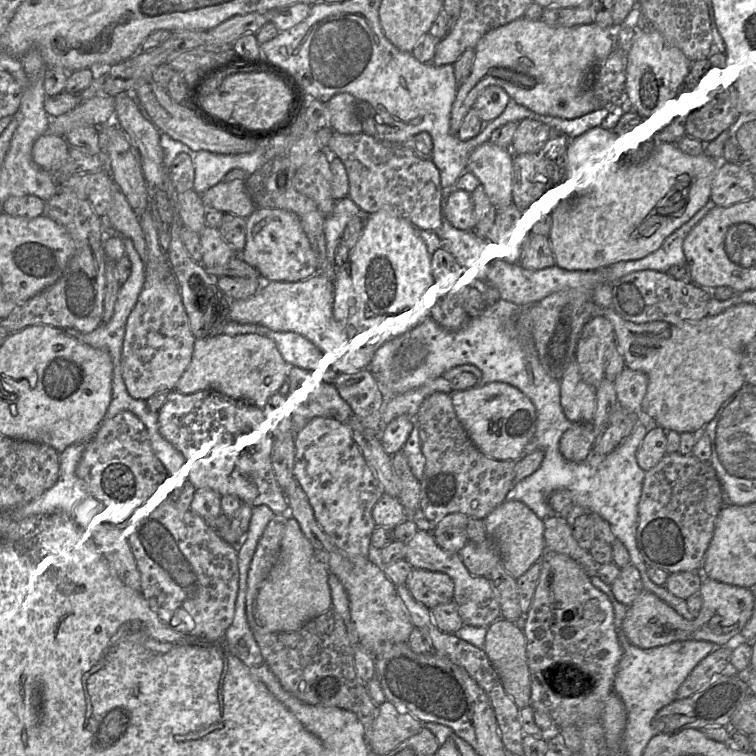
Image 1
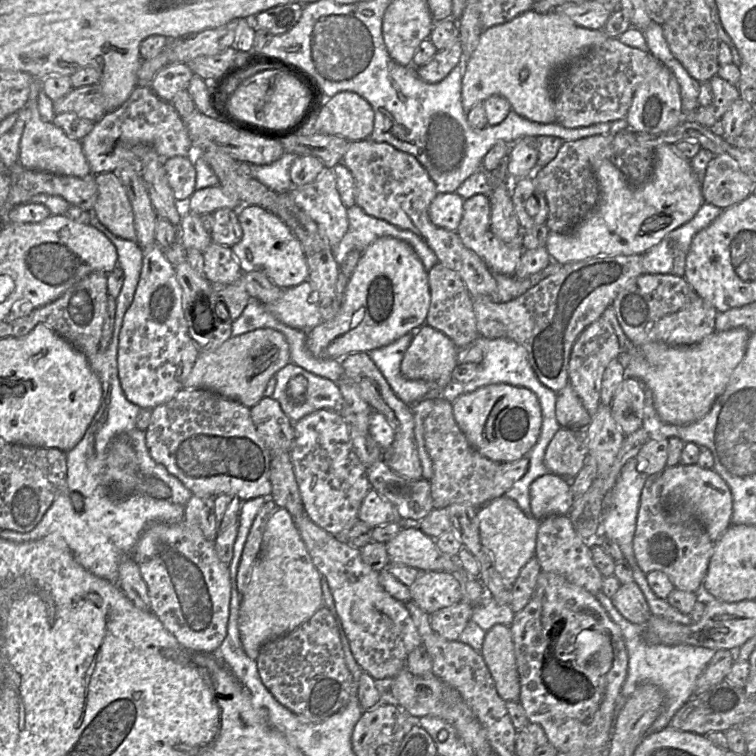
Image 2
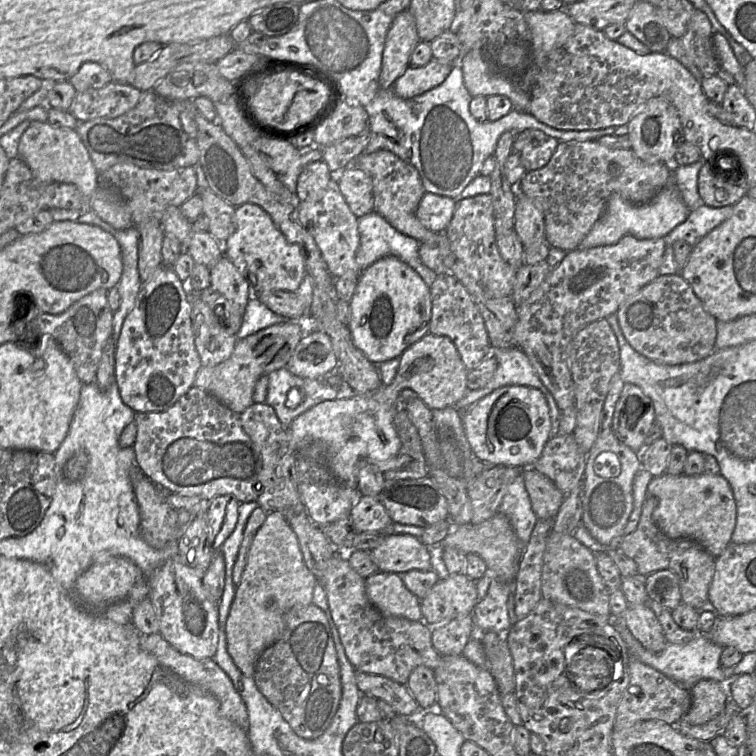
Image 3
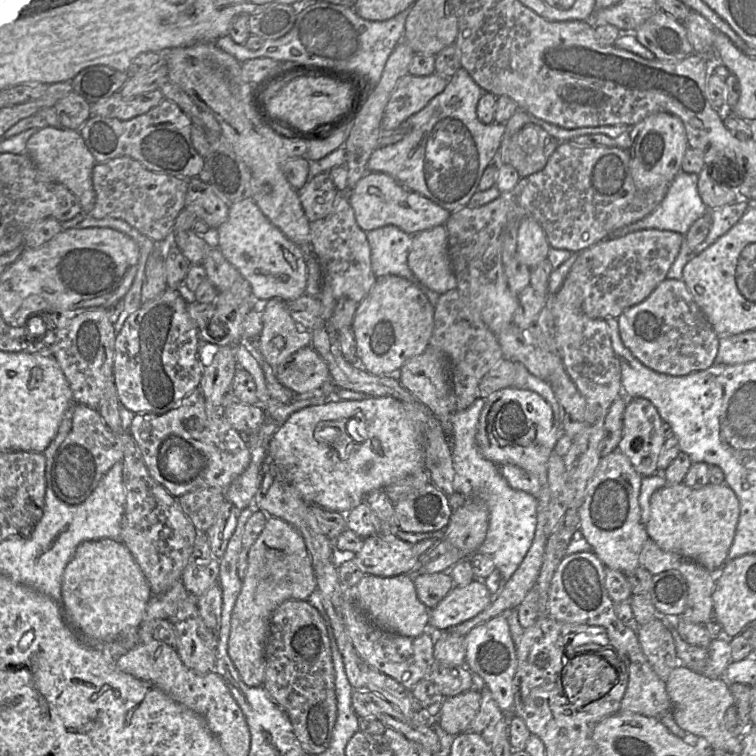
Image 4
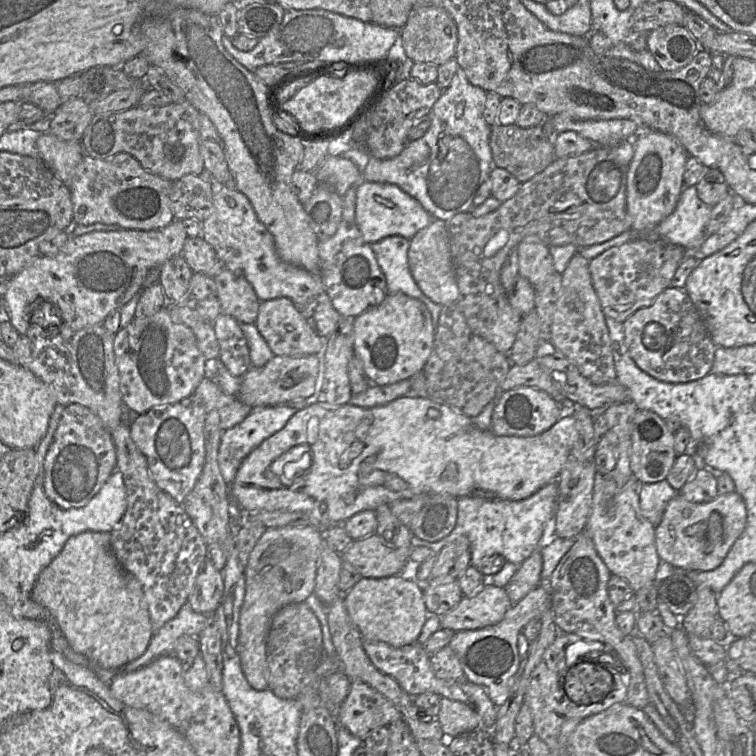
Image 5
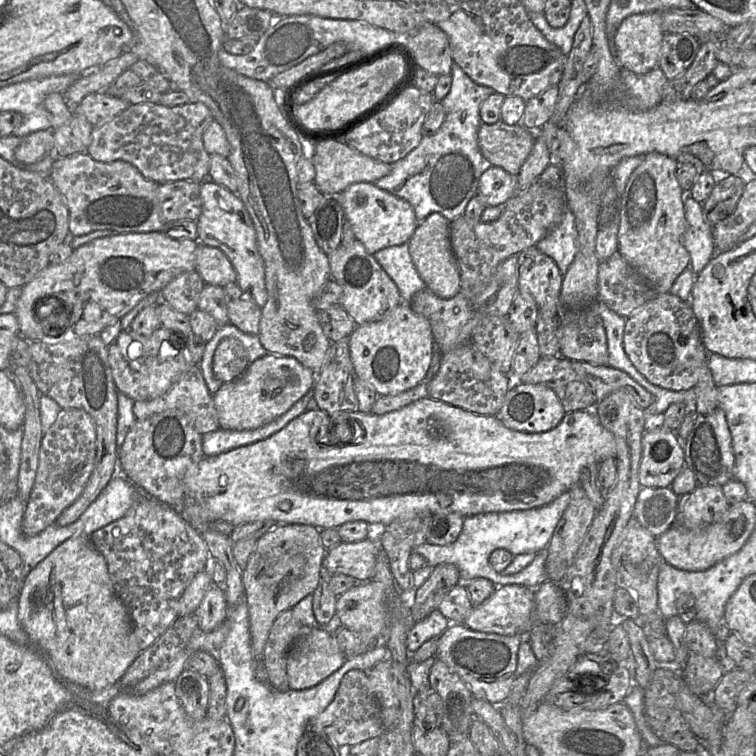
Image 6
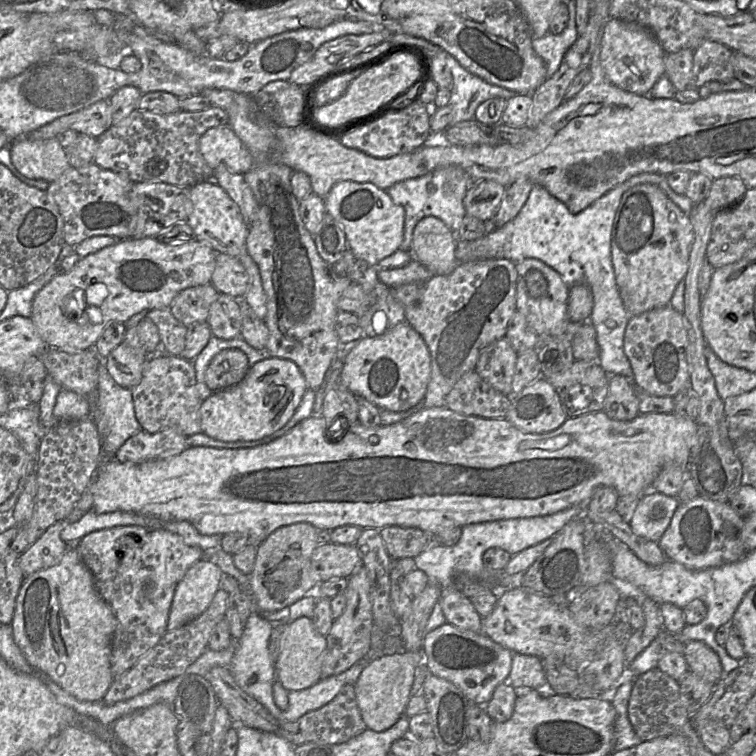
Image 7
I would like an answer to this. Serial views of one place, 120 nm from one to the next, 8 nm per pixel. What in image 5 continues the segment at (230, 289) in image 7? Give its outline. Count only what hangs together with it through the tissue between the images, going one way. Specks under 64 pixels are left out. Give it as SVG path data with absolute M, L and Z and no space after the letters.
M201 235L195 238L187 237L181 255L194 273L213 278L224 267L215 250Z

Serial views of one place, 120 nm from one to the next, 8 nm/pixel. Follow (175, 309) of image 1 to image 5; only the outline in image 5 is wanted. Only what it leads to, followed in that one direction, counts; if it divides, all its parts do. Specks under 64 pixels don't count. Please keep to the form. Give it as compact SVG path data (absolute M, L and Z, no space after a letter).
M166 307L151 316L135 318L115 333L113 339L115 363L119 373L119 390L126 409L134 414L168 404L191 395L205 377L206 359L199 350L193 331L186 325L172 321Z

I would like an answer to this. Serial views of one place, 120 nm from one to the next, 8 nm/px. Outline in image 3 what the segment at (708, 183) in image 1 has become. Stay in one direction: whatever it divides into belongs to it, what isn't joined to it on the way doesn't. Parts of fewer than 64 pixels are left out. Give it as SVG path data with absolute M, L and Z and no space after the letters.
M672 180L651 201L643 205L628 203L619 194L613 193L607 201L603 215L577 248L590 249L598 246L613 245L626 235L631 235L638 239L664 238L675 227L684 222L689 213L690 210L683 202L680 192Z

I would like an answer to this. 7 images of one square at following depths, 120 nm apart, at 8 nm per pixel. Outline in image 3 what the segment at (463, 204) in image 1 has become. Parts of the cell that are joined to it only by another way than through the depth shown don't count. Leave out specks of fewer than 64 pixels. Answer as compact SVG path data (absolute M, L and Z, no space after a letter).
M426 192L418 205L416 216L427 229L445 233L453 217L455 206L455 199Z

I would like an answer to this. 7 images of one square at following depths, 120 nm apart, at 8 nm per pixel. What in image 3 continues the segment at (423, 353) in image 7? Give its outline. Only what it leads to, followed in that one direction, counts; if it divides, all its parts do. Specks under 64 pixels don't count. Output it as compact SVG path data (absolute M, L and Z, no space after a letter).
M385 256L362 269L350 300L351 320L348 328L354 345L374 364L399 357L413 343L429 333L432 316L430 287L408 264L396 256Z

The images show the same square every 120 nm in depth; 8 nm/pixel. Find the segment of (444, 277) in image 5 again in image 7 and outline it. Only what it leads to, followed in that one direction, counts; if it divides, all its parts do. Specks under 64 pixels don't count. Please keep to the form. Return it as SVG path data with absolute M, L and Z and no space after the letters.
M434 216L424 217L416 224L412 254L433 276L449 275L458 266L454 233Z

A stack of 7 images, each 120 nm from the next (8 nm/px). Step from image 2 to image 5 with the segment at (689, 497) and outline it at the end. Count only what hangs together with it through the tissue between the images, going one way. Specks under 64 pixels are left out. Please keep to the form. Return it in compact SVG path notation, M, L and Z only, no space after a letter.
M678 491L667 504L661 522L655 527L655 544L660 560L683 570L712 571L724 561L732 545L742 534L747 519L746 505L735 492L719 494L706 503L693 503L684 499Z

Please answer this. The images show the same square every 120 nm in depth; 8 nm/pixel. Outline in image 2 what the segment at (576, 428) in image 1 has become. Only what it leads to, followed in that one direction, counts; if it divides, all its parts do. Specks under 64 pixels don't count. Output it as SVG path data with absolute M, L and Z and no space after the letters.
M560 427L546 449L544 464L550 473L572 480L582 469L587 454L586 429Z

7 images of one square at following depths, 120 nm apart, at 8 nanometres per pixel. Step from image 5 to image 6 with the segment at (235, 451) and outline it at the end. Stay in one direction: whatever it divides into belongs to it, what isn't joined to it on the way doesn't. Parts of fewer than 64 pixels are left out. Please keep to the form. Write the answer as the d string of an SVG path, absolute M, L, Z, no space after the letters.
M313 390L304 395L286 413L257 429L244 431L219 429L202 435L202 450L204 457L213 457L238 447L269 438L283 429L290 421L305 412L307 404L312 398Z

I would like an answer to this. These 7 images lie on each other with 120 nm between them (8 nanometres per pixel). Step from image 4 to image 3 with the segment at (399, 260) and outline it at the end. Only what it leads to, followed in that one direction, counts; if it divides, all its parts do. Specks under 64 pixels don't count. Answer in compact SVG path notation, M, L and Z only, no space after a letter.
M373 211L358 218L358 230L360 245L356 252L356 262L361 269L365 269L385 256L396 256L411 266L430 287L435 281L437 274L425 266L419 256L420 242L395 229L382 215Z

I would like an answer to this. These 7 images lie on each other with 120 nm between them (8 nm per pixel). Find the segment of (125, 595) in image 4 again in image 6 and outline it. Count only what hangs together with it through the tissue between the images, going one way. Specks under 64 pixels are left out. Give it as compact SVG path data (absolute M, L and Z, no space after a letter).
M84 534L74 535L53 550L42 562L33 568L25 578L20 592L18 607L18 619L21 626L29 636L31 644L38 648L53 664L56 673L63 679L83 686L90 691L102 691L118 683L131 664L141 653L137 638L133 632L133 625L129 612L121 600L117 597L112 581L108 573L105 558L91 544L89 536Z

